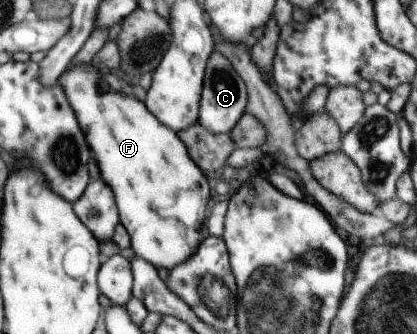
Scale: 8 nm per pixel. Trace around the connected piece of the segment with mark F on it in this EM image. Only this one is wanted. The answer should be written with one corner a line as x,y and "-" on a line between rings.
90,63
69,65
60,76
58,83
74,110
79,126
91,142
93,156
101,170
101,176
111,187
118,208
120,223
131,237
131,248
137,257
159,268
170,270
186,261
196,251
202,240
201,226
209,210
207,202
211,198
211,188
204,172
193,162
184,142
172,128
161,124
143,101
131,98
121,91
102,91
100,73

